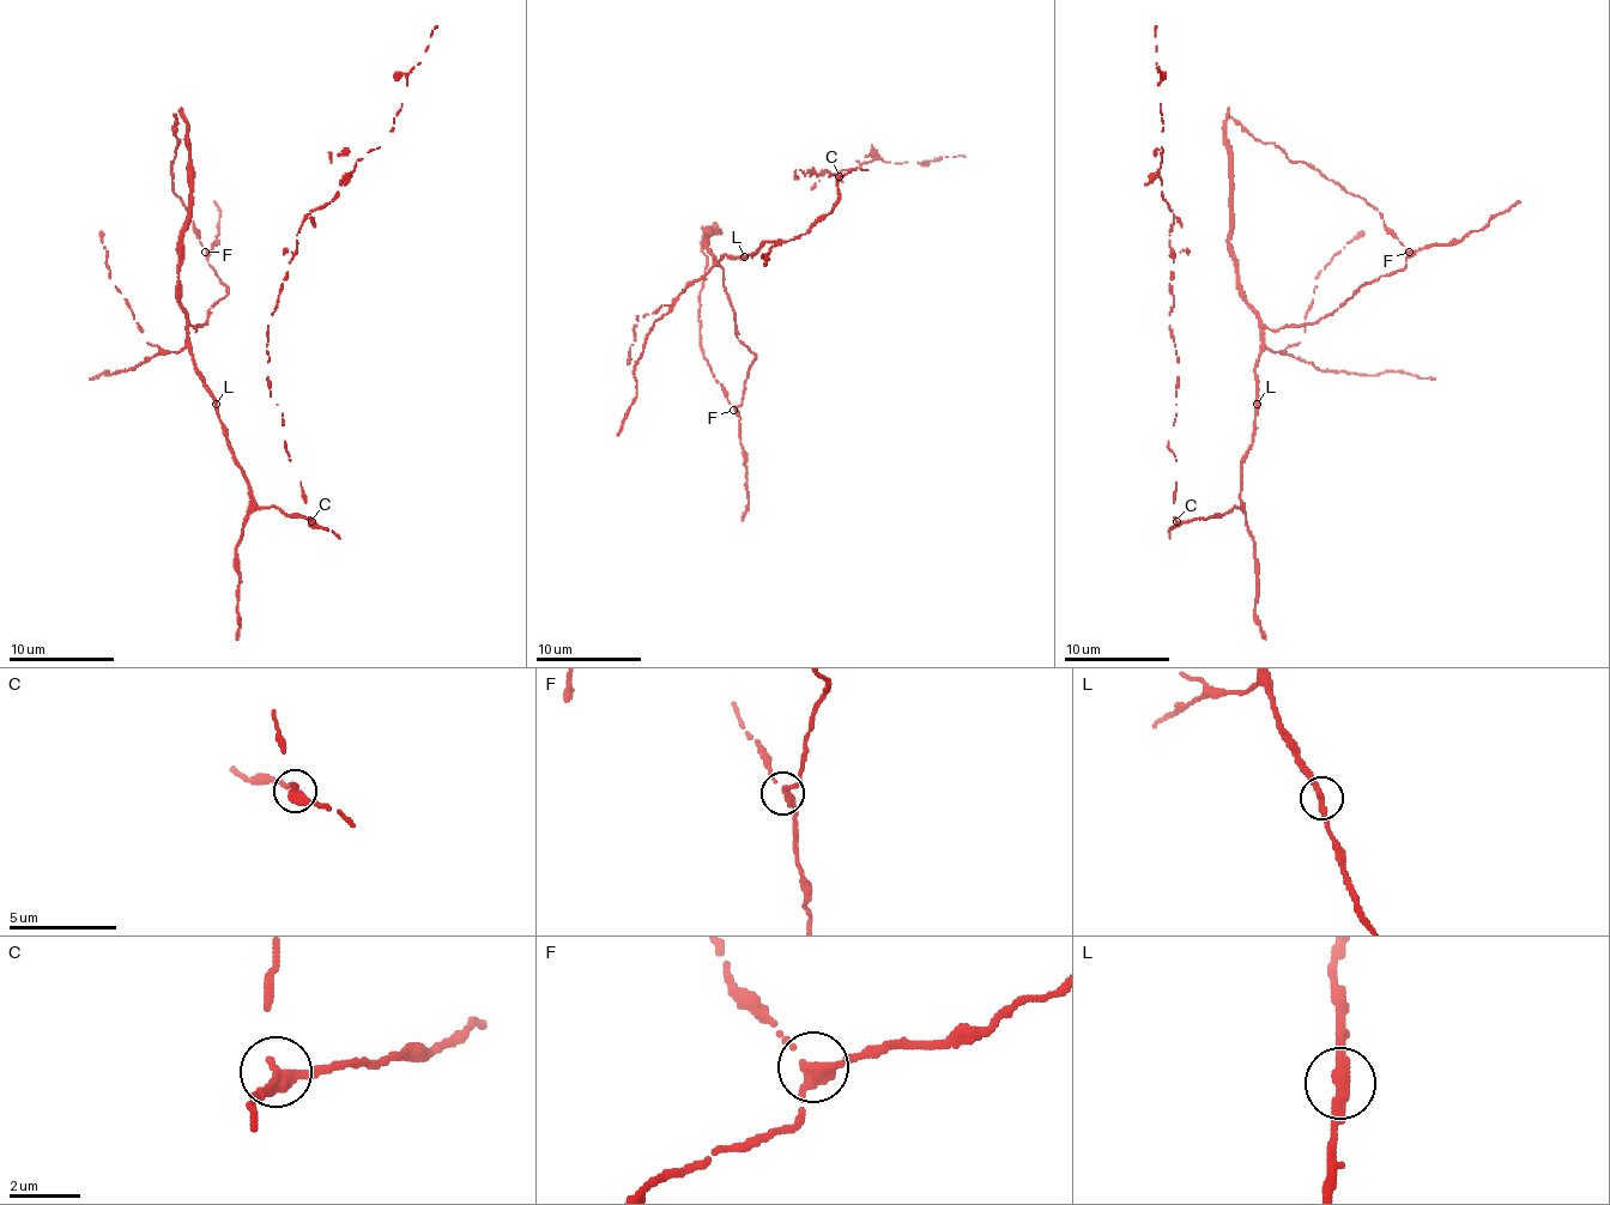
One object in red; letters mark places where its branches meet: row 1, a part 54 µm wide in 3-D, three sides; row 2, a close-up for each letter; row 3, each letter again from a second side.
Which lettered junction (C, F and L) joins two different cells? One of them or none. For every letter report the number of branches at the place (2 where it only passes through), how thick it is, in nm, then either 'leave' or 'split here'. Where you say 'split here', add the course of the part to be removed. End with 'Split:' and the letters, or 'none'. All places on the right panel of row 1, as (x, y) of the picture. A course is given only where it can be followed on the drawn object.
C: 2 | 360 nm | split here
F: 2 | 320 nm | leave
L: 2 | 360 nm | leave
Split: C

